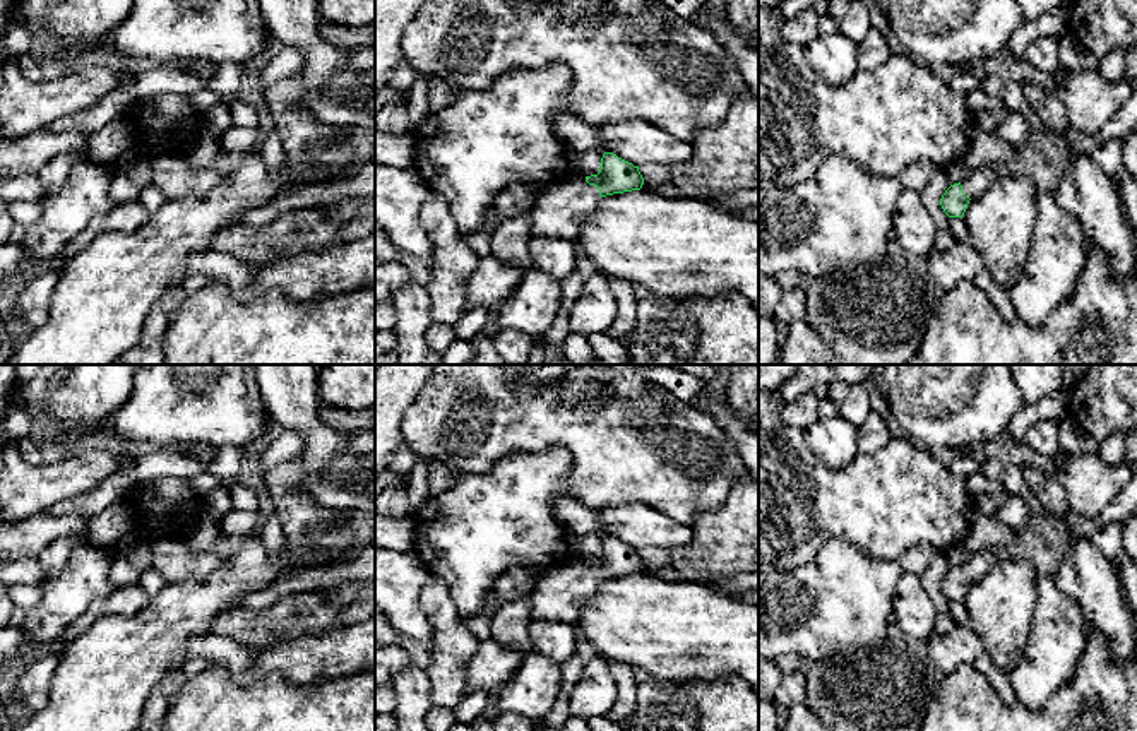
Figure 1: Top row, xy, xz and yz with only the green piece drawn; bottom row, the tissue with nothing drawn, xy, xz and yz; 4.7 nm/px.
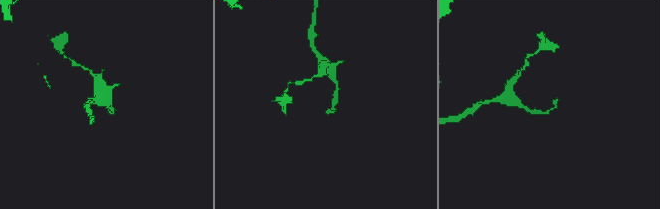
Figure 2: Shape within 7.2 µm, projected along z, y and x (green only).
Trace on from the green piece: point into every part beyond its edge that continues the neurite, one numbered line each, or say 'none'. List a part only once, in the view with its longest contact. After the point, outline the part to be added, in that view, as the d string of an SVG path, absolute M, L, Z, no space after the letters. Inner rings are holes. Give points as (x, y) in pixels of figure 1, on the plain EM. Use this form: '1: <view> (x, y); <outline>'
1: xz (559, 594); M586 560L545 570L527 594L531 620L574 623L580 606L598 591L599 574Z

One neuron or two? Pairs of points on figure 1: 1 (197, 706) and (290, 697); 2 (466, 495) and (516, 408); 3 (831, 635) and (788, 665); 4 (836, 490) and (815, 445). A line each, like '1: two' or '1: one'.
1: one
2: two
3: two
4: two

